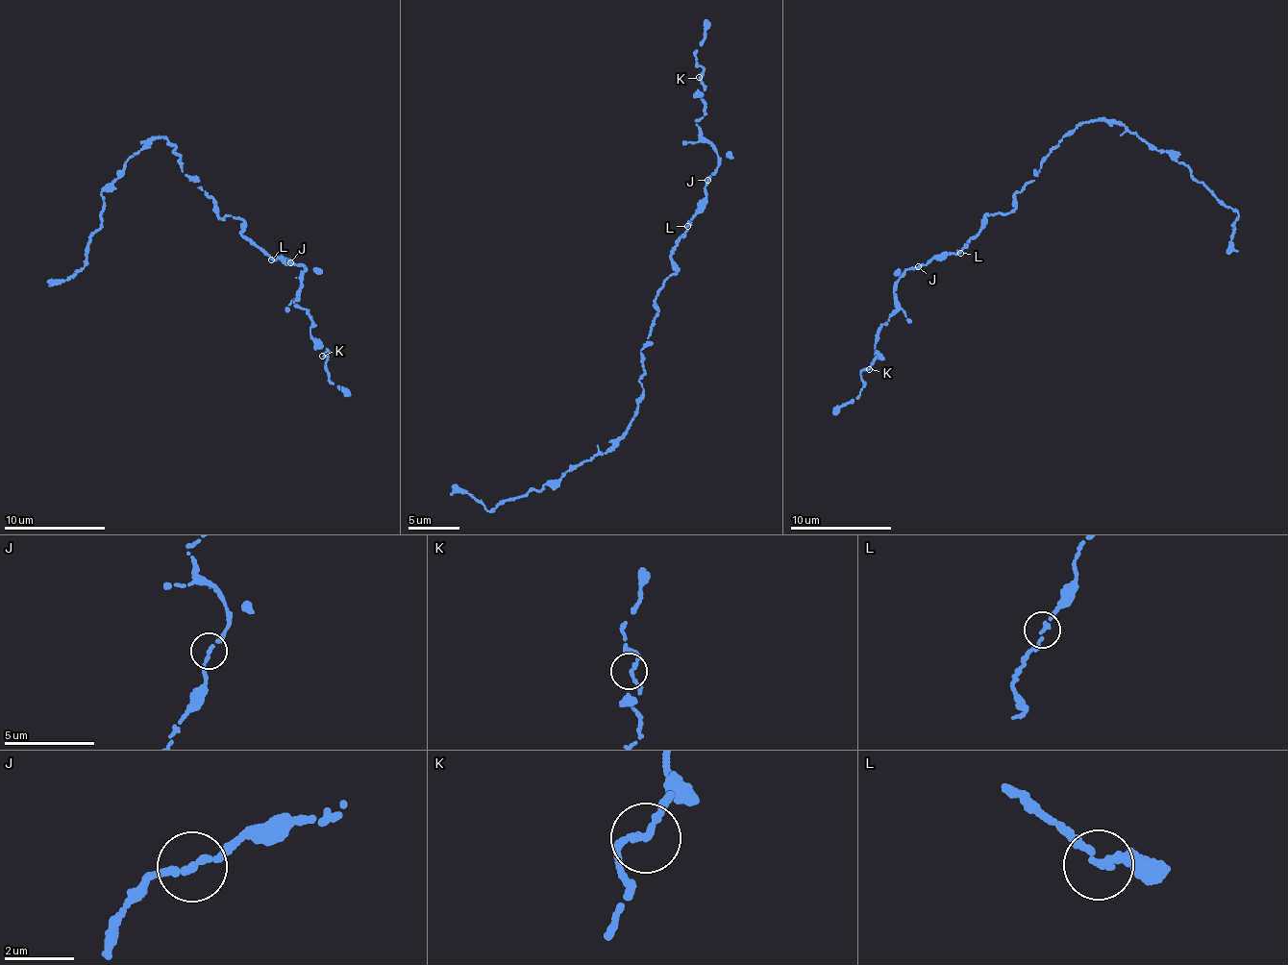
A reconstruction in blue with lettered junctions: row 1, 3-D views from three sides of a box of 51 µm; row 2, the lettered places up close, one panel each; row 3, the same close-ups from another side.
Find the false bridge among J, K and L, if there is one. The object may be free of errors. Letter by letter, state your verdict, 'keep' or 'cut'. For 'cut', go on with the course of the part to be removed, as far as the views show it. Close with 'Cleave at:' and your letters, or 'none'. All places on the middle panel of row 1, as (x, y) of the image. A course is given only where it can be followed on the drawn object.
J: keep
K: keep
L: keep
Cleave at: none

